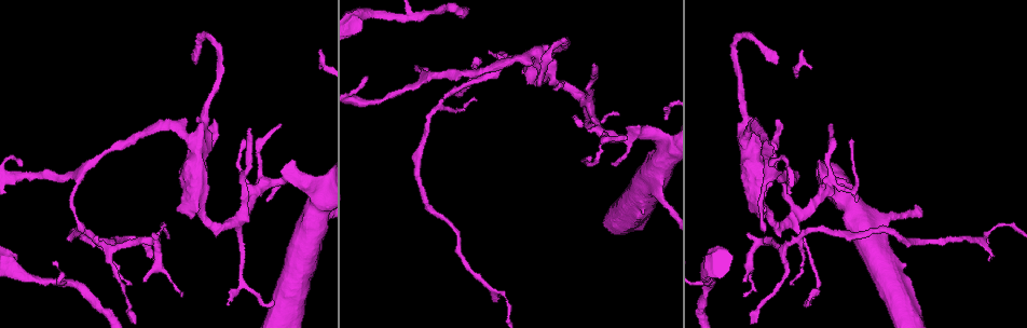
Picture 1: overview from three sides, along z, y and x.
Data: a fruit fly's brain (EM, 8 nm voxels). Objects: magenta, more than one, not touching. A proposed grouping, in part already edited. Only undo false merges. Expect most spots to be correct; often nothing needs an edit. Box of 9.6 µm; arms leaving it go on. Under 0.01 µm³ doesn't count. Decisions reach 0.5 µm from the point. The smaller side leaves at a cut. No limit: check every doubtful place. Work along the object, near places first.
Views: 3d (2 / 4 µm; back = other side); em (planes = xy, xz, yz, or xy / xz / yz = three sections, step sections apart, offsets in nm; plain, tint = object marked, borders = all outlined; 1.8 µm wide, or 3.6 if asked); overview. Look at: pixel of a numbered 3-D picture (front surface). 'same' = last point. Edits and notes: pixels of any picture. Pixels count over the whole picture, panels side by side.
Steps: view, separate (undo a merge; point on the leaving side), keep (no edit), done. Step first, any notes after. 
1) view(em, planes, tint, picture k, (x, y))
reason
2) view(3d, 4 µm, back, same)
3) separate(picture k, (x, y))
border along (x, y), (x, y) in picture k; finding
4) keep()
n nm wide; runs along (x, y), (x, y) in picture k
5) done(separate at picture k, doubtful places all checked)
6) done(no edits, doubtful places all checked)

view(3d, 4 µm, picture 1, (265, 185))
four or more arms meet

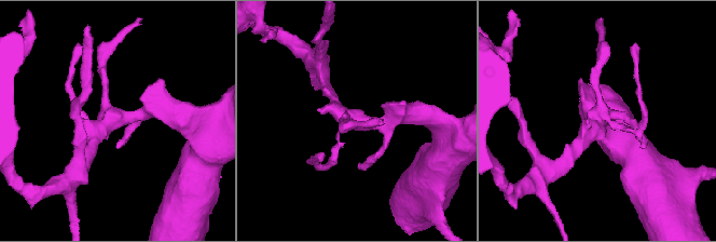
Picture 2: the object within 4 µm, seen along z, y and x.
view(em, xy, step 8, tint, picture 2, (599, 117))
4 arms; shape alone is not enough

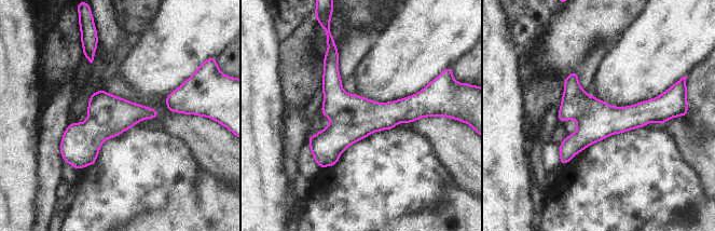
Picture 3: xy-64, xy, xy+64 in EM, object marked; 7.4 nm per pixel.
keep()
runs along (426, 110), (357, 117), (314, 152) in picture 3; all the same cell

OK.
view(em, planes, tint, picture 1, (588, 102))
four arms meet

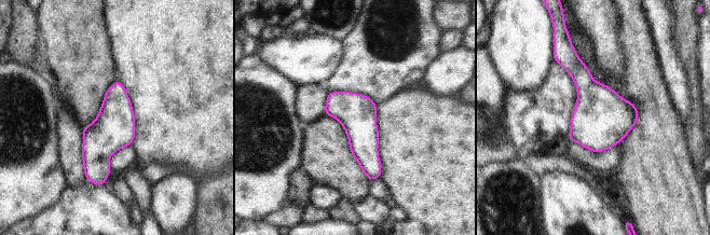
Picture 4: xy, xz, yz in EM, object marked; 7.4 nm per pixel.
keep()
continuous, no second cell

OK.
view(3d, 4 µm, picture 1, (744, 35))
abrupt turn

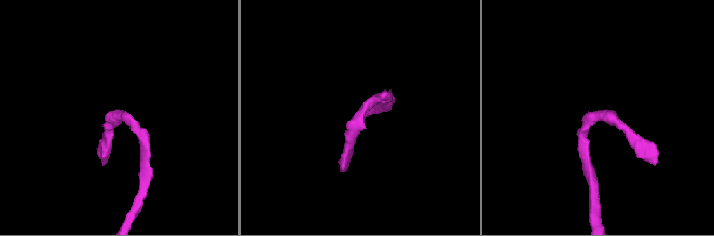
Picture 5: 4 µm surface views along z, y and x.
view(em, 3.6 µm, xy, step 16, tint, picture 5, (118, 116))
arms of 160, 170 nm; now the EM

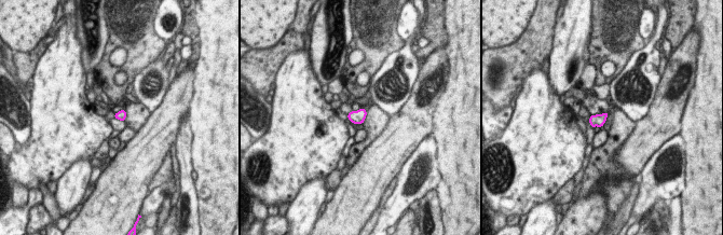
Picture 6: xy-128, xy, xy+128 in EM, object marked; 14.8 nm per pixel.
view(em, 3.6 µm, planes, tint, same)

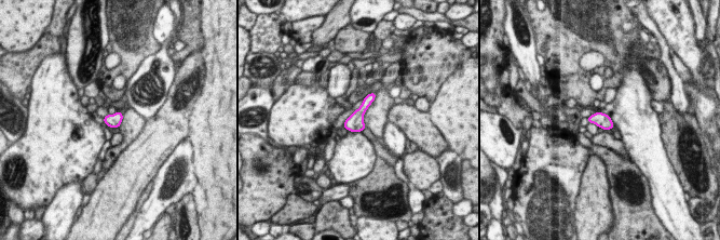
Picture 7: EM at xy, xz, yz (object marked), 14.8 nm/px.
keep()
all the same cell

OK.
view(em, planes, plain, picture 1, (110, 247))
arms part here

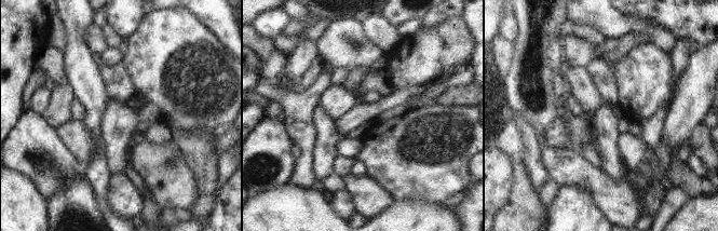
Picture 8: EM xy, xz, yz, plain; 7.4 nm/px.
view(em, planes, tint, same)
where the object lies

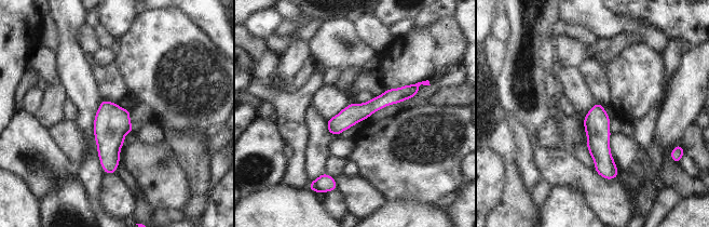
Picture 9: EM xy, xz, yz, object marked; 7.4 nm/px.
keep()
150 nm wide; runs along (416, 91), (389, 96), (330, 129) in picture 9; continuous, no second cell

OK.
view(3d, 4 µm, picture 1, (714, 285))
abrupt turn

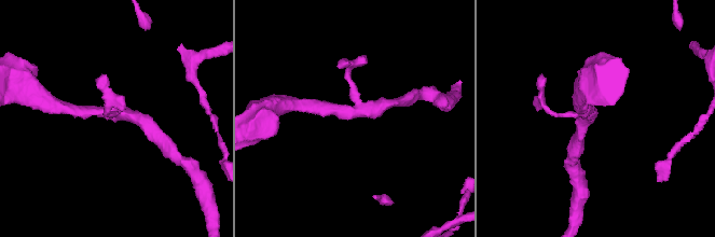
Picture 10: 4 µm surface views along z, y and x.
view(em, planes, tint, picture 10, (111, 112))
3 arms; shape alone is not enough

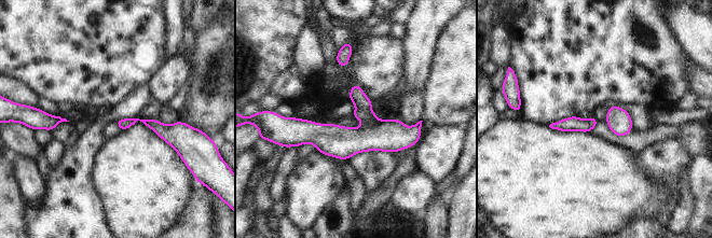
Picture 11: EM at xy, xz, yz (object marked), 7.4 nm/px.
keep()
90 nm wide; continuous, no second cell

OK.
done(no edits, doubtful places all checked)

